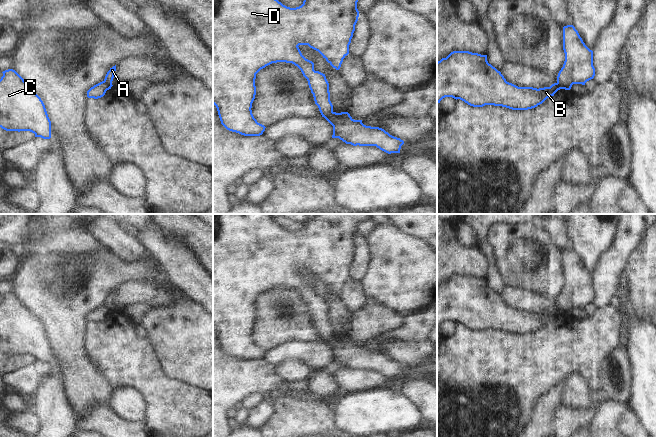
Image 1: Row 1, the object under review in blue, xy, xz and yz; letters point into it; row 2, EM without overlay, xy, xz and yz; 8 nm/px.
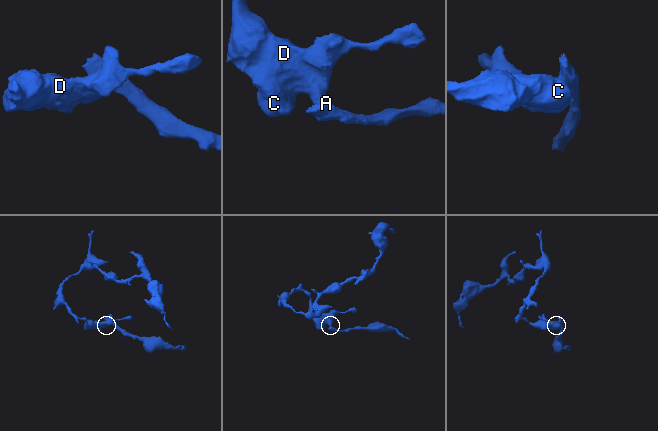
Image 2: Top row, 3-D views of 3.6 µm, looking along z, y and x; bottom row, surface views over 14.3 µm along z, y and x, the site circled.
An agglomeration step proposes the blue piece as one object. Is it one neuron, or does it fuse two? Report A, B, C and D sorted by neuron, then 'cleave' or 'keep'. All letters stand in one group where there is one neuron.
groups A / B C D; cleave

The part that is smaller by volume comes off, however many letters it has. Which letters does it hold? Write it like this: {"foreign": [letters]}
{"foreign": ["A"]}

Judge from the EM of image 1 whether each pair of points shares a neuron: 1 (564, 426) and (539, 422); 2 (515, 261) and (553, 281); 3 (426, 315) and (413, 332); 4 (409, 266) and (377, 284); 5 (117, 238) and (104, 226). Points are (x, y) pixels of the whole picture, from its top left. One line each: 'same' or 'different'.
1: different
2: same
3: same
4: same
5: same

